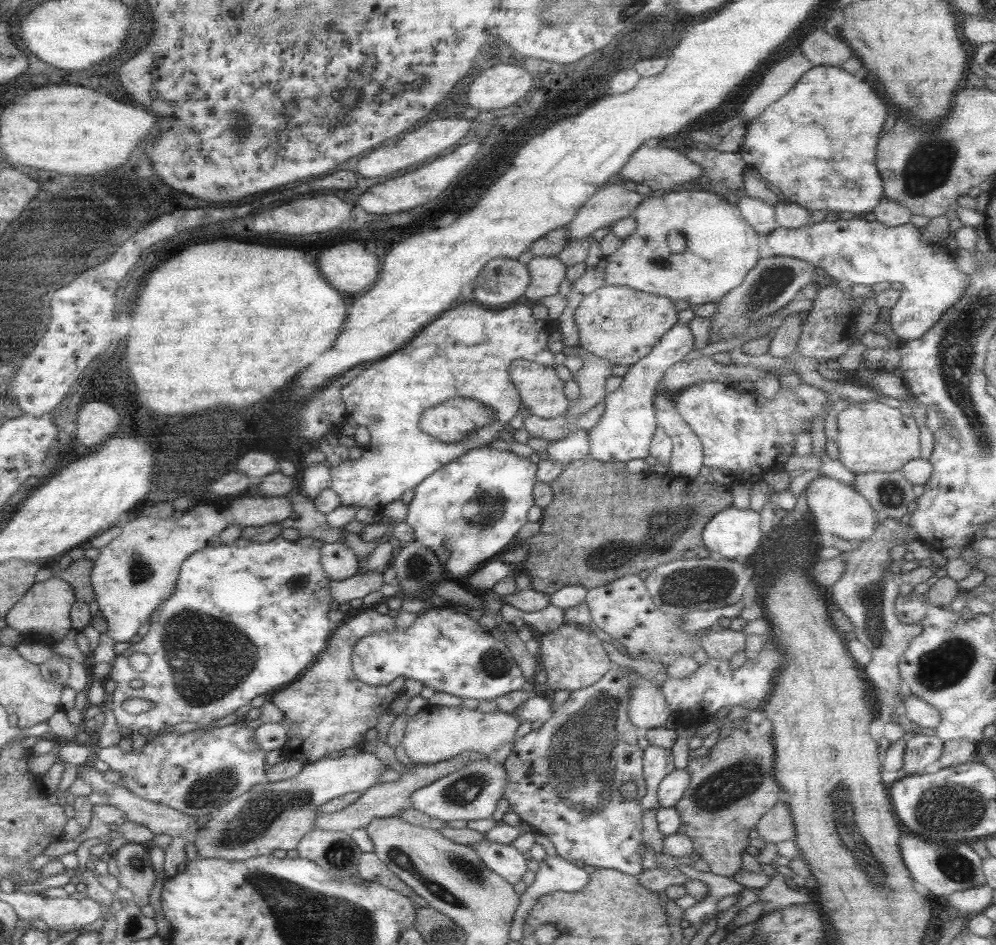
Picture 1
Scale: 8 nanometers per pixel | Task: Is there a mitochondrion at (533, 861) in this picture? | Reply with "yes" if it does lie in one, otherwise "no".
no

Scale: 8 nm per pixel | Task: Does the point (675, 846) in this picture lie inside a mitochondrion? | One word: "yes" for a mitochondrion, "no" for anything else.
no

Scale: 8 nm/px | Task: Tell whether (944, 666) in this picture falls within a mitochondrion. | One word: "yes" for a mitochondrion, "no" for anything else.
yes

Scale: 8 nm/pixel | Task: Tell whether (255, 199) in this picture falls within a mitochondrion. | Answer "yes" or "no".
no

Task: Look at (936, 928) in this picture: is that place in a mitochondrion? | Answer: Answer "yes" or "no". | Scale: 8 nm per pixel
no

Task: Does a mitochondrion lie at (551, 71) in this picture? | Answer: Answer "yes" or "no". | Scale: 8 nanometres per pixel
no

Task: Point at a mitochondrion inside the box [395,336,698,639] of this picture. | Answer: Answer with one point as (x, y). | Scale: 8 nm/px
(485, 506)

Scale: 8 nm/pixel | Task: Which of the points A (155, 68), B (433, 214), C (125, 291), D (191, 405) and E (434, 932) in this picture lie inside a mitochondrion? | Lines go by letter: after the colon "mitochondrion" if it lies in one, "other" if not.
A: other
B: other
C: mitochondrion
D: mitochondrion
E: mitochondrion

